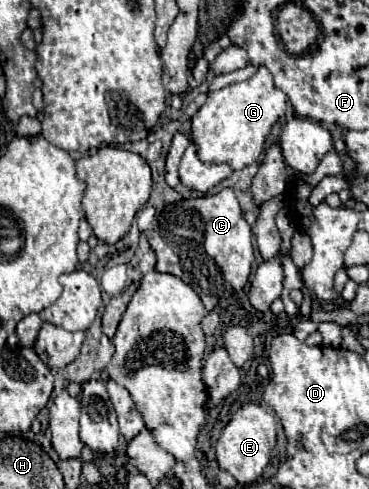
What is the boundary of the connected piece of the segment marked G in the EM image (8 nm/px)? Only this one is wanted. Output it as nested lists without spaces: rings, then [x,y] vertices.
[[[259,67],[259,71],[247,81],[209,93],[207,101],[193,117],[191,127],[191,141],[197,143],[199,159],[203,163],[227,163],[231,169],[243,169],[257,163],[273,123],[285,113],[285,107],[287,95],[275,87],[273,75],[267,67]]]

